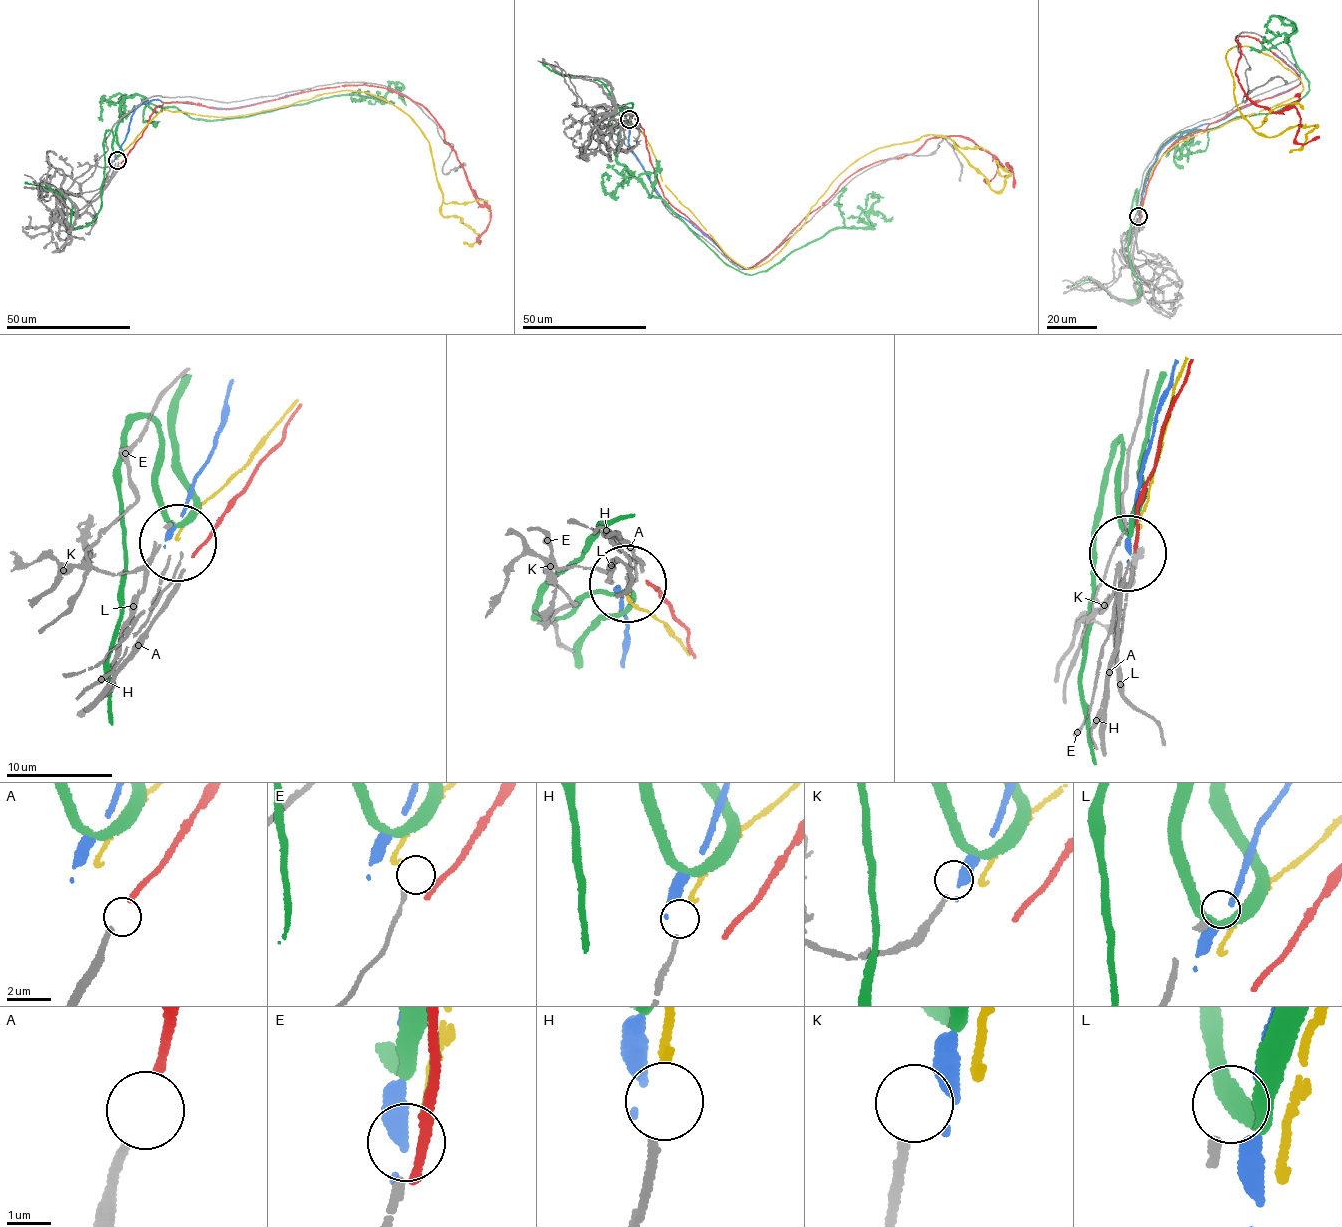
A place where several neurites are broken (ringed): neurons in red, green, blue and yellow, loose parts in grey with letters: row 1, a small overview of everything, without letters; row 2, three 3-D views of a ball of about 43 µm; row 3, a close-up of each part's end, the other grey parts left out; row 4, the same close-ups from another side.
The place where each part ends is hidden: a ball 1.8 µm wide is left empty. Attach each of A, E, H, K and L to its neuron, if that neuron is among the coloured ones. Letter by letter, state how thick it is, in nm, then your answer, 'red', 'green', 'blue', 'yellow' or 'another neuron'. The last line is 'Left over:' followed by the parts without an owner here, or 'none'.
A: calibre 220 nm; red
E: calibre 170 nm; another neuron
H: calibre 190 nm; yellow
K: calibre 200 nm; another neuron
L: calibre 240 nm; another neuron
Left over: E, K, L

